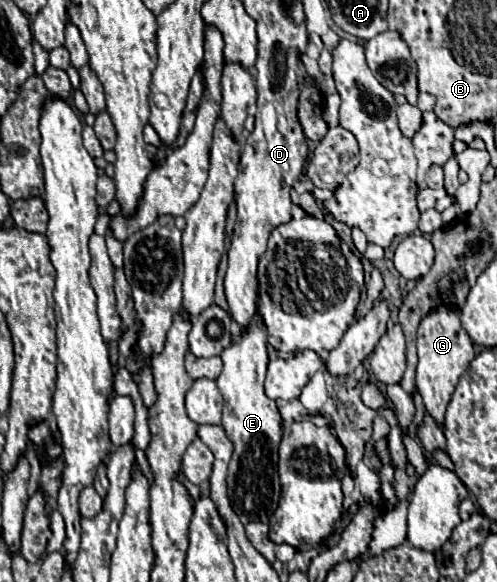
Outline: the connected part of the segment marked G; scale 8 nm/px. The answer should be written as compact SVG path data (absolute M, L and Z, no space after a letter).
M441 306L439 310L423 318L417 330L417 354L417 390L423 398L427 412L431 412L431 416L439 420L439 426L443 426L443 416L455 392L455 384L459 382L459 376L467 372L467 364L471 364L471 360L475 358L475 346L471 344L467 332L461 328L459 312Z

